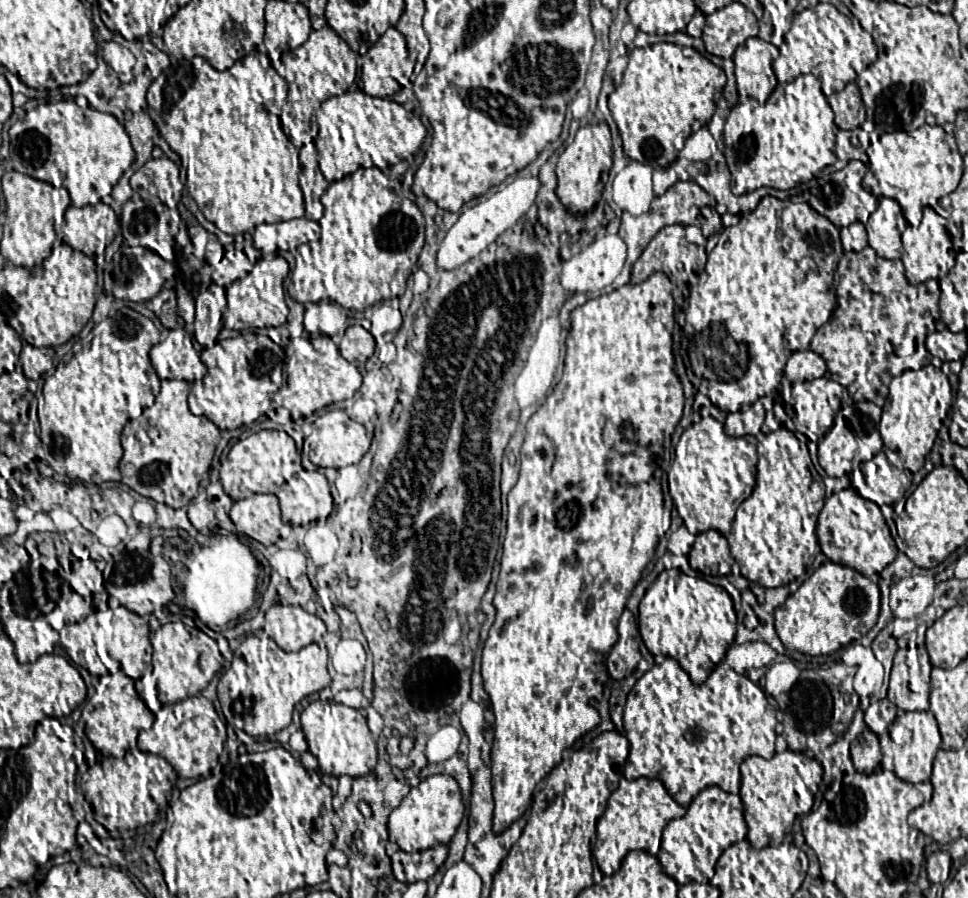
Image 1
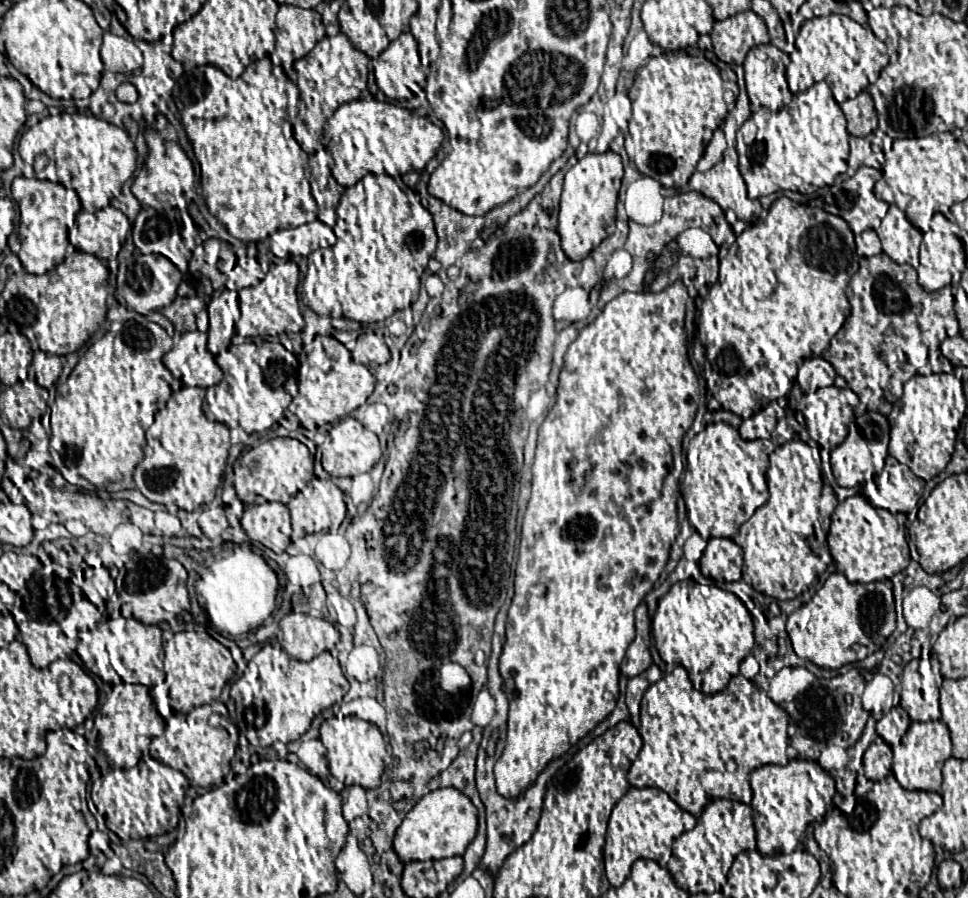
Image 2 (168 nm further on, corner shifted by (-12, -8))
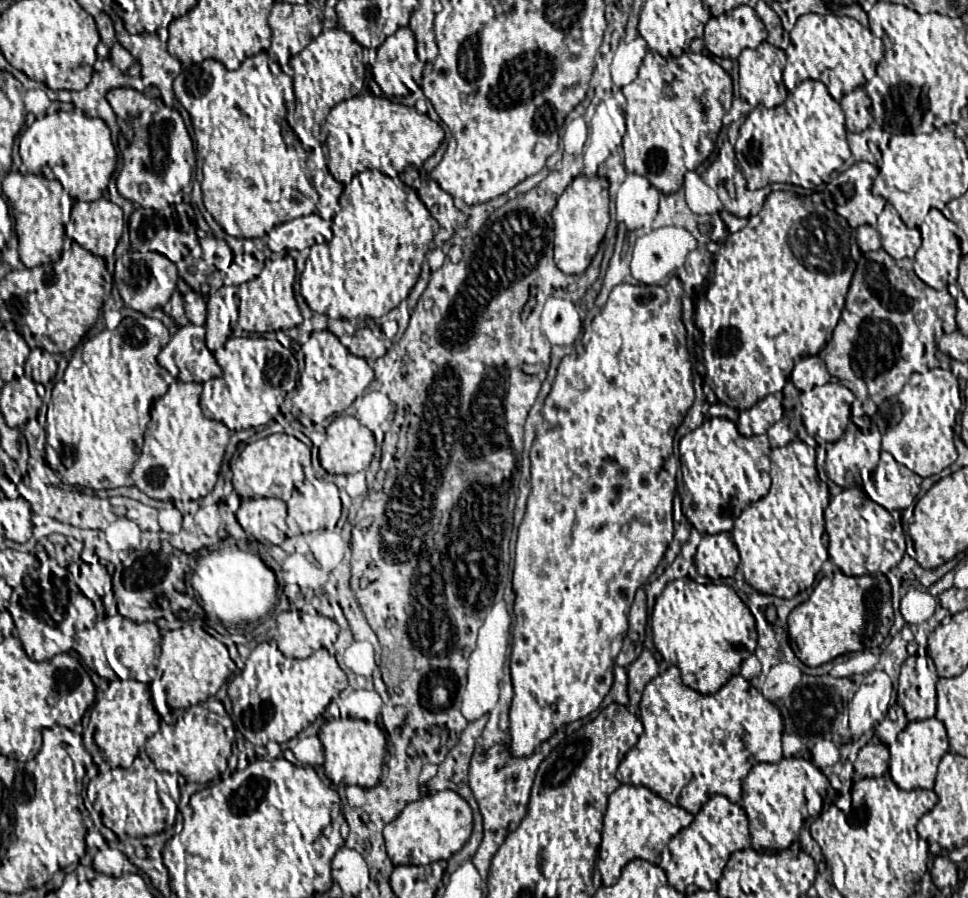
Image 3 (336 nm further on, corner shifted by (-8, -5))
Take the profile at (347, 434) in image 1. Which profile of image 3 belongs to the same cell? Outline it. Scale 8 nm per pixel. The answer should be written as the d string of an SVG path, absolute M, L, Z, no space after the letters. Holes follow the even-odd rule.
M352 415L336 417L326 429L326 441L319 446L319 461L332 473L366 471L376 451L374 435Z

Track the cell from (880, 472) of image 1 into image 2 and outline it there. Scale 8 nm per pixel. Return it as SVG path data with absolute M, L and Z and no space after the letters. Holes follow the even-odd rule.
M887 457L880 474L864 484L863 495L877 508L891 513L908 513L918 508L924 482L904 464Z

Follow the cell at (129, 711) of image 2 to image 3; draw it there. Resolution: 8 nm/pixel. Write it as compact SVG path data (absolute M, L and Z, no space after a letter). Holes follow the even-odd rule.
M114 679L110 681L108 691L100 701L94 703L92 707L92 721L96 721L96 733L94 741L102 751L104 761L110 767L130 767L130 763L136 759L140 753L140 747L136 743L138 733L146 733L146 737L154 735L160 725L160 715L156 713L152 701L150 701L150 689L148 685L128 679Z

